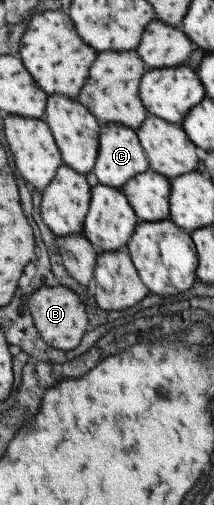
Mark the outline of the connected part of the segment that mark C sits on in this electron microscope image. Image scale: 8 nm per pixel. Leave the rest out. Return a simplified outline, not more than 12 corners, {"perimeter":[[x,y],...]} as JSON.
{"perimeter":[[102,124],[93,168],[122,188],[150,168],[136,132]]}

